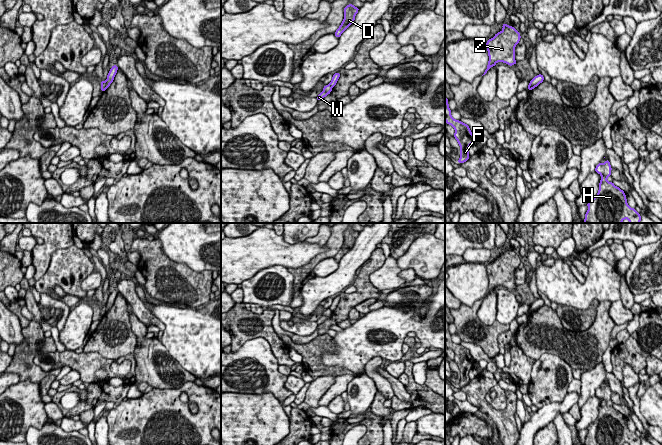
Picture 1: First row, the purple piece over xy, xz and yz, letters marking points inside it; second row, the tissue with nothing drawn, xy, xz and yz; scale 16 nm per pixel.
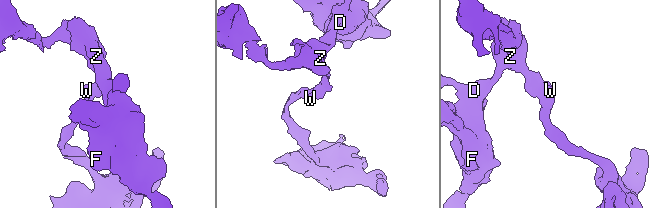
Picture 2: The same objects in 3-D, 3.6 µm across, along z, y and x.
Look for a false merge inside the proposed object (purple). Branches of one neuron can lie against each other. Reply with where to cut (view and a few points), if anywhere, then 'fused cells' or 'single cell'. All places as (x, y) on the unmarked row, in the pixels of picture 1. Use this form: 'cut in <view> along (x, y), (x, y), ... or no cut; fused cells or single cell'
cut in xz along (328, 308), (332, 311); fused cells

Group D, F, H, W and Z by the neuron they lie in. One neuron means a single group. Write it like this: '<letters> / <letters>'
D F Z / H W

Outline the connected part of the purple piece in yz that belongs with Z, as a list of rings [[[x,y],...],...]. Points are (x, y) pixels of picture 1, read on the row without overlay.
[[[506,247],[502,248],[502,251],[501,256],[496,257],[493,262],[486,266],[489,285],[483,299],[497,286],[503,286],[509,290],[517,287],[515,284],[515,270],[521,263],[520,257],[513,250]]]

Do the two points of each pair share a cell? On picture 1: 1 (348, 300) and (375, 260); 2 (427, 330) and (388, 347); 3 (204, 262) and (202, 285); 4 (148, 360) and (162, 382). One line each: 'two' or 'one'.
1: one
2: one
3: two
4: one

